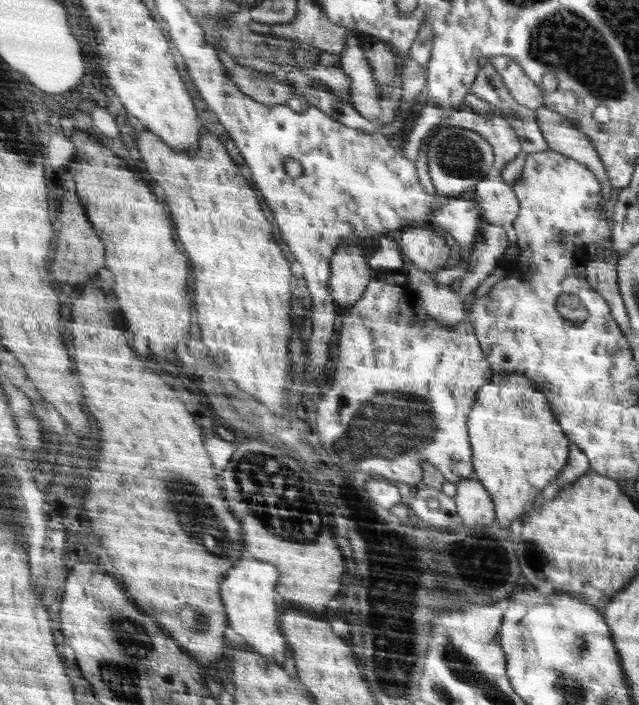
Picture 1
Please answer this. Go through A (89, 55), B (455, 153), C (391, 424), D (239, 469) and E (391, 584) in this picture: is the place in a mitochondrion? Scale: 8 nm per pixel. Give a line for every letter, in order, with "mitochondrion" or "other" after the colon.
A: other
B: mitochondrion
C: mitochondrion
D: mitochondrion
E: mitochondrion

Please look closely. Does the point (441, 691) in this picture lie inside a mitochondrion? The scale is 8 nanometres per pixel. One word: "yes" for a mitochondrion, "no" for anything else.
yes

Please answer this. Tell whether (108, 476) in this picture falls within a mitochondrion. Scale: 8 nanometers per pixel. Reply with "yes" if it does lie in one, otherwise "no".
no

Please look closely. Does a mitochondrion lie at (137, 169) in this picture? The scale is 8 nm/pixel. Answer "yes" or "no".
no

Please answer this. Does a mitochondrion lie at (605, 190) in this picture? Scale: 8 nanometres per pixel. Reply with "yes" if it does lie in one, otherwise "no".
no

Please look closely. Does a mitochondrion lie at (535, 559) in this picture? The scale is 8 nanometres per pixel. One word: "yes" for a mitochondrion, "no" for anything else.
yes

